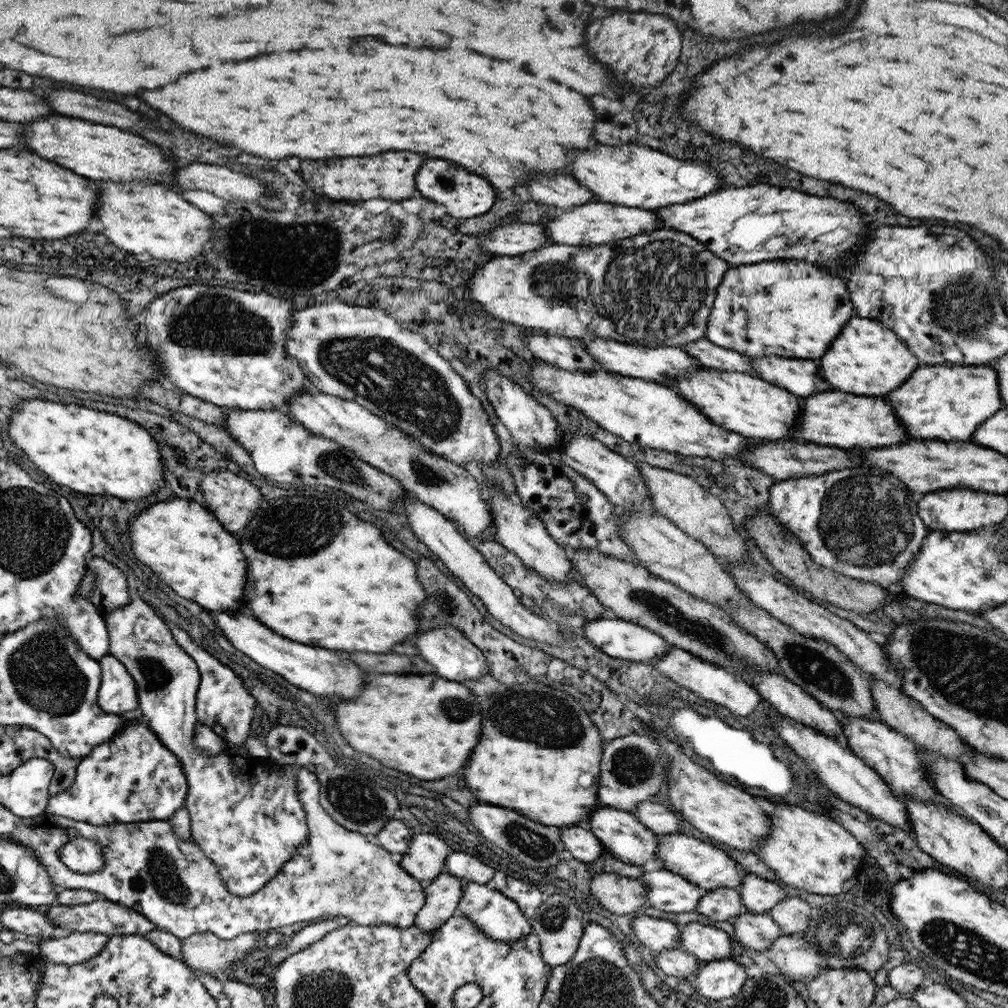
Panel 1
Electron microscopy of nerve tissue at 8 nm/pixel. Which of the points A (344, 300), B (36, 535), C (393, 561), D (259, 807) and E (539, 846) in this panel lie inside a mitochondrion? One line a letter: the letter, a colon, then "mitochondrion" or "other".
A: other
B: mitochondrion
C: other
D: other
E: mitochondrion

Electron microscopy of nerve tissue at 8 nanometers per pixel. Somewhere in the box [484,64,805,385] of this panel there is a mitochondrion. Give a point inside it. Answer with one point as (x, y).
(653, 294)

